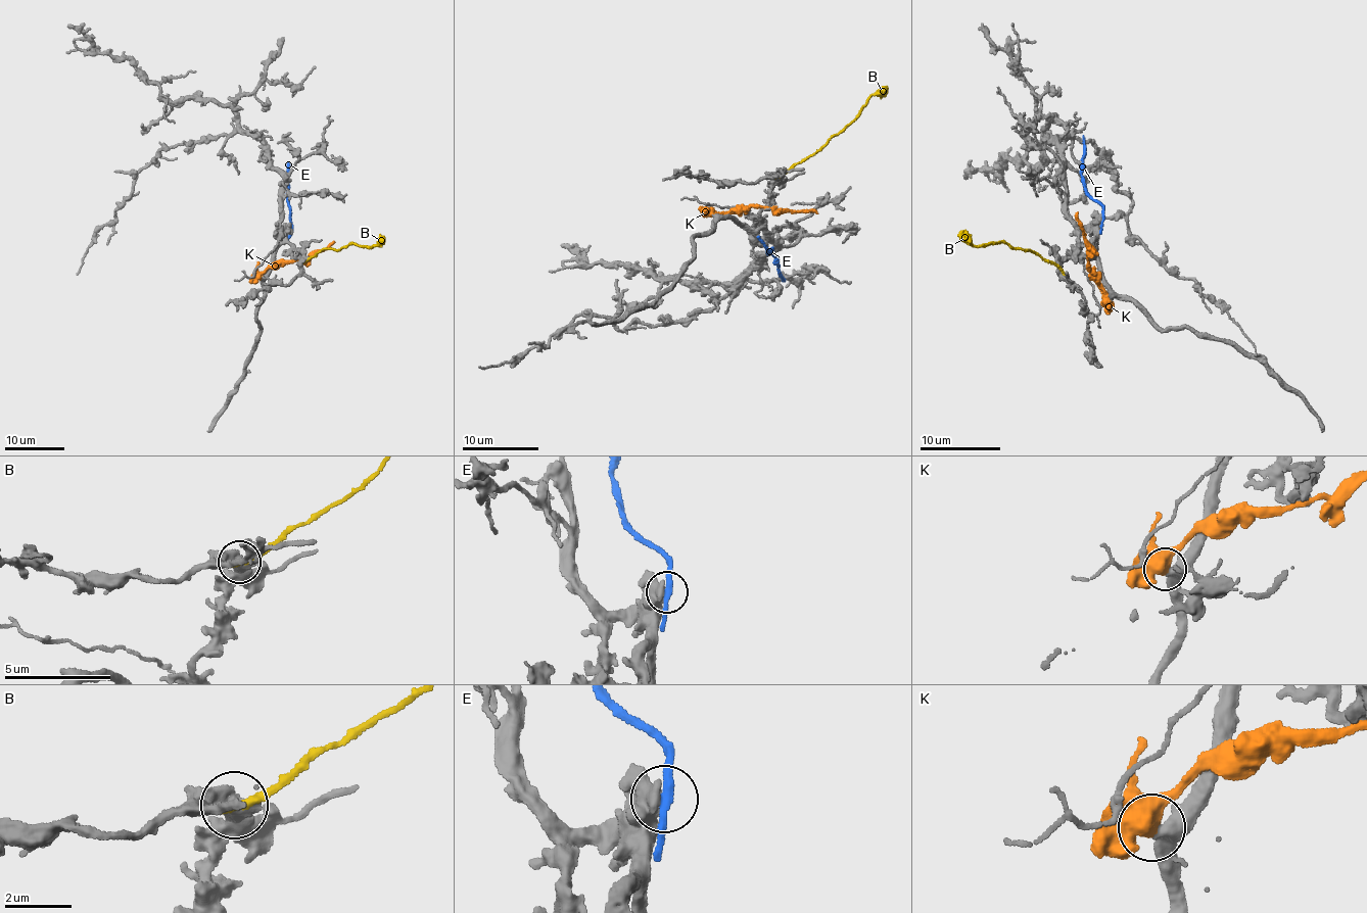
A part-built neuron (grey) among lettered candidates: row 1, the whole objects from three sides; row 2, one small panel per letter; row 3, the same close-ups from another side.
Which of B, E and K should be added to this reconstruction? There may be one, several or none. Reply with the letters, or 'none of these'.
none of these

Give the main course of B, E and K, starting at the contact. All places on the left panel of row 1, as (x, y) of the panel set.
B: (304, 260), (325, 248), (339, 249), (358, 244), (372, 246), (384, 238)
E: (291, 232), (288, 162)
K: (261, 278), (270, 267), (313, 256), (329, 248), (334, 241)

